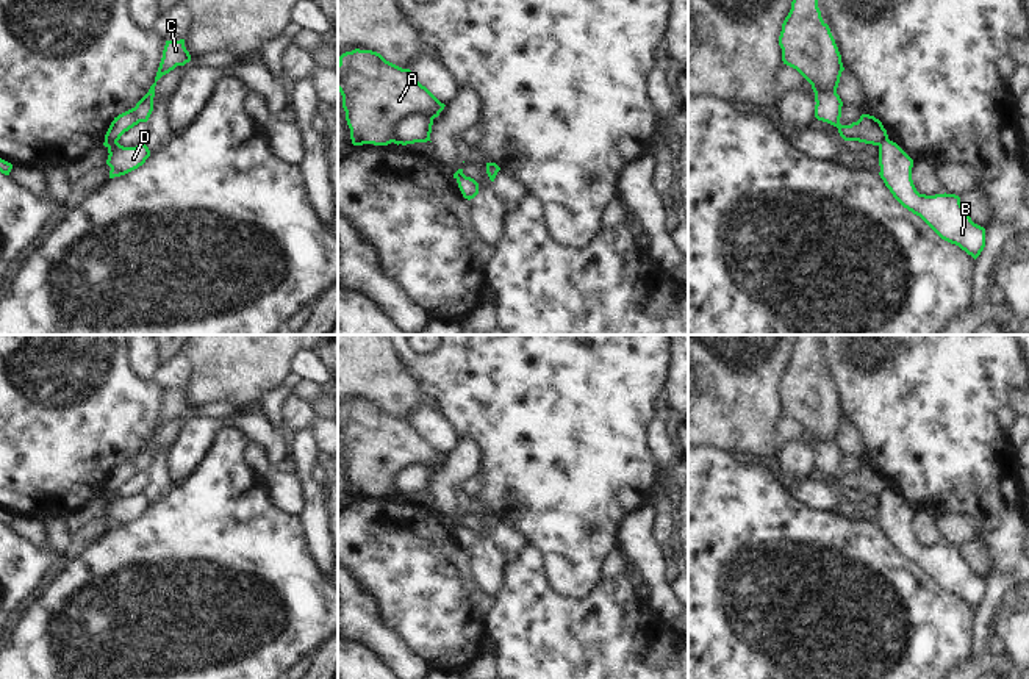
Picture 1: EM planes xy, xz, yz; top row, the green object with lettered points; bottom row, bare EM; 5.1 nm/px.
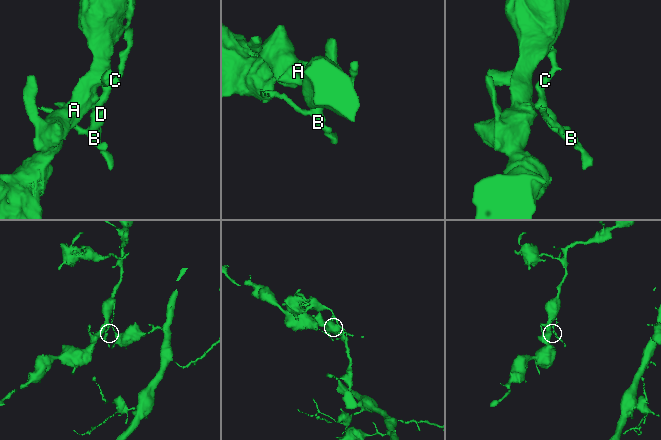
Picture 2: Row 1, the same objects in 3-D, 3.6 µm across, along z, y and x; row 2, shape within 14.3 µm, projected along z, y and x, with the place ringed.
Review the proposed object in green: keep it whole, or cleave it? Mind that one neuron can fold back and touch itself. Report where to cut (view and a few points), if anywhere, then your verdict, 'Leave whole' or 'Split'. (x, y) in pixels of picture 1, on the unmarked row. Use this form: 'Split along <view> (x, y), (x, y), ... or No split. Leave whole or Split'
Split along xy (116, 492), (107, 496). Split

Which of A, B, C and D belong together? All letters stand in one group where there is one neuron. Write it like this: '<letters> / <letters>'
A C / B D

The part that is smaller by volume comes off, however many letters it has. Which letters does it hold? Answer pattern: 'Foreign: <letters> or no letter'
Foreign: B, D

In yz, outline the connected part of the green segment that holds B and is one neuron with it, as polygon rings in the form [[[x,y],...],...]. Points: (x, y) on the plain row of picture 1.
[[[887,490],[879,496],[880,529],[893,548],[909,562],[920,566],[941,590],[959,596],[974,610],[985,598],[985,579],[974,574],[956,544],[920,544],[912,530],[913,510],[893,491]]]

